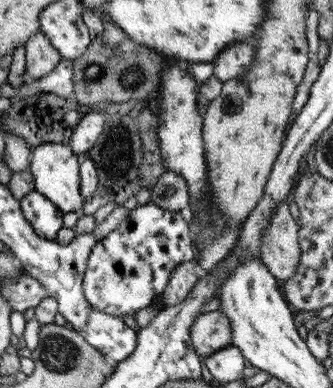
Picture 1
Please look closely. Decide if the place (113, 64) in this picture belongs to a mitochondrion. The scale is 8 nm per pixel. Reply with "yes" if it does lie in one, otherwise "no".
yes

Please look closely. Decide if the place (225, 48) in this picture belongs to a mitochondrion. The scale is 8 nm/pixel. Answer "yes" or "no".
no

